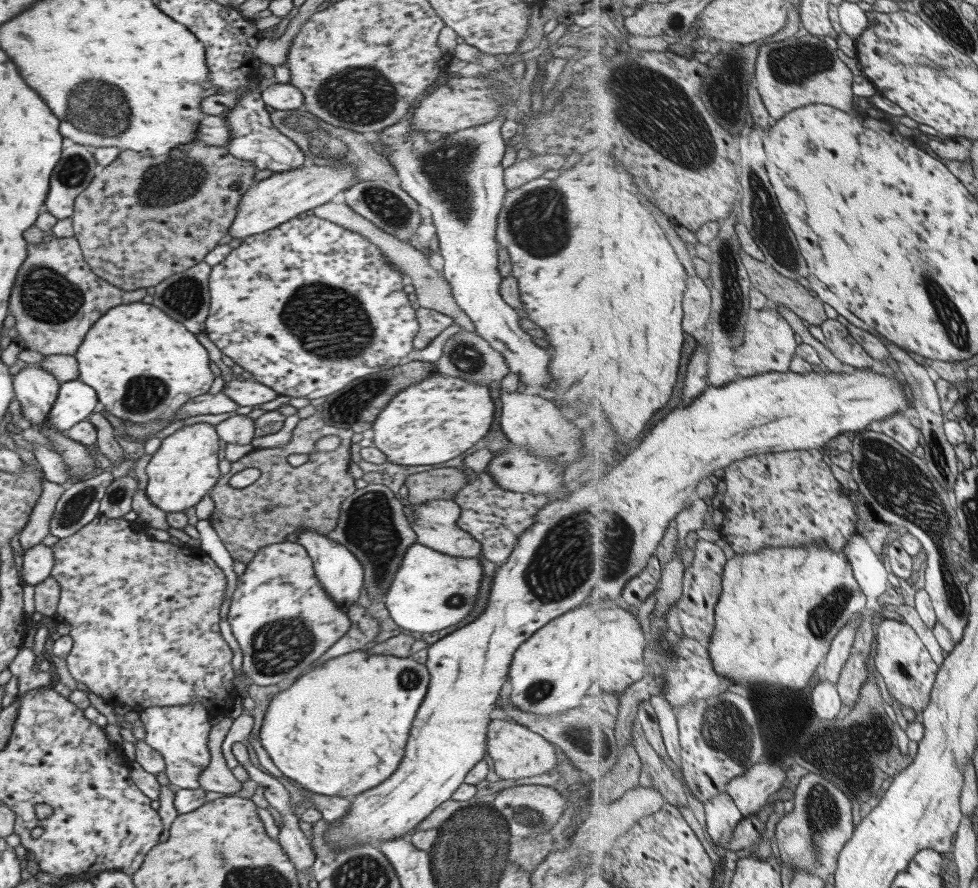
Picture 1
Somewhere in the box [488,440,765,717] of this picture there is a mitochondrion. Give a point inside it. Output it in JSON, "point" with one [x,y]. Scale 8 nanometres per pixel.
{"point":[570,553]}

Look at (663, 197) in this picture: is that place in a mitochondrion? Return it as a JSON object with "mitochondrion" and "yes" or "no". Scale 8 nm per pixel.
{"mitochondrion":"no"}

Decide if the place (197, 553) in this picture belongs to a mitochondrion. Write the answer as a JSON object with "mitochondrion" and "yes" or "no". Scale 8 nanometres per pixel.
{"mitochondrion":"no"}

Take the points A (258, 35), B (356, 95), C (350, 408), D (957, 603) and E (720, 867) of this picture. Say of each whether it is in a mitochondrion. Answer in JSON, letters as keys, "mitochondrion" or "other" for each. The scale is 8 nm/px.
{"A":"other","B":"mitochondrion","C":"mitochondrion","D":"mitochondrion","E":"other"}

